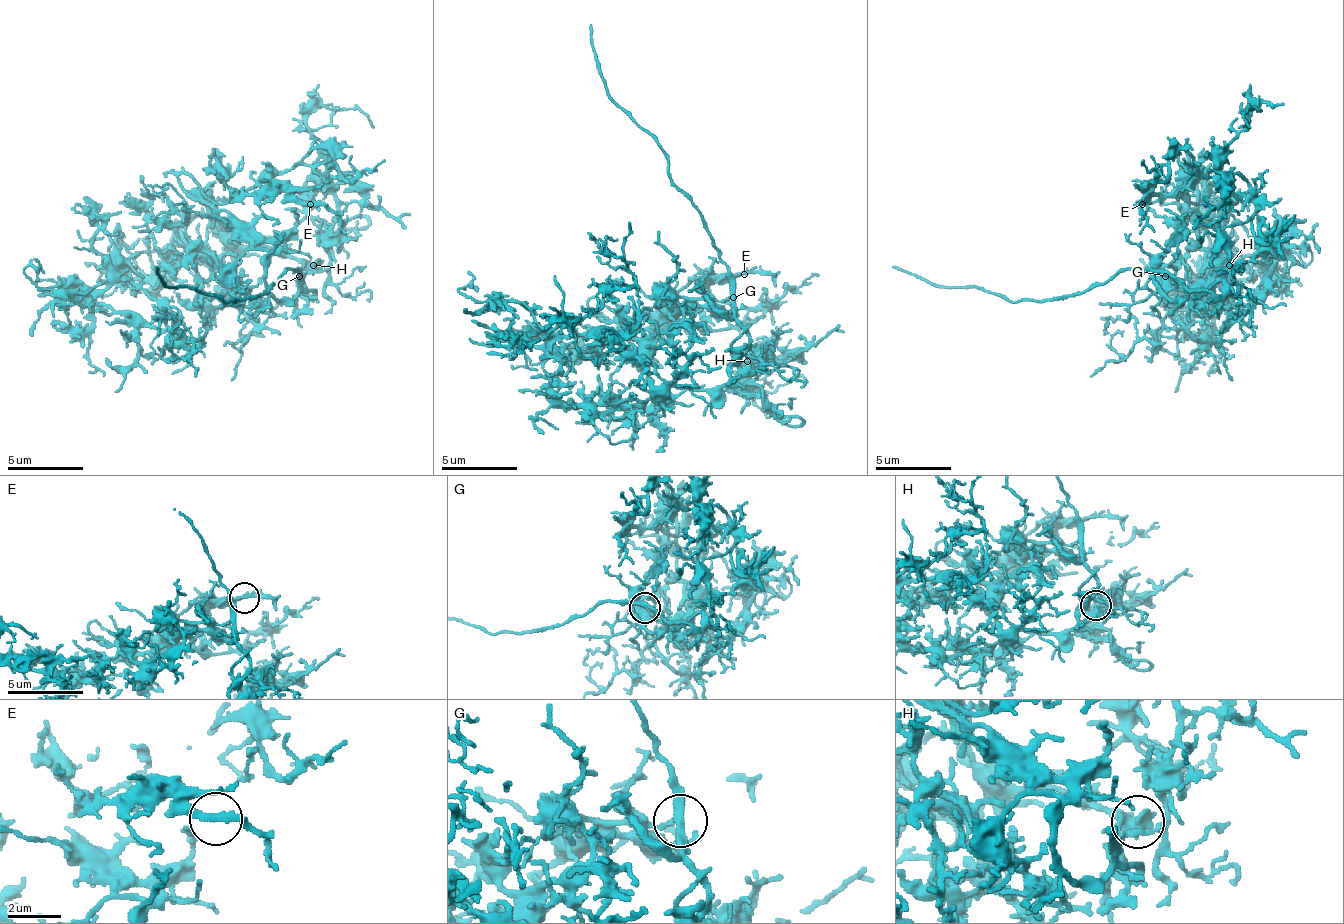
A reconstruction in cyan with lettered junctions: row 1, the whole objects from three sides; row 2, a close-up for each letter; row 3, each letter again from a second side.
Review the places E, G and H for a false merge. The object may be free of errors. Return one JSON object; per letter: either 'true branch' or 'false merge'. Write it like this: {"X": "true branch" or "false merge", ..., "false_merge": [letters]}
{"E": "true branch", "G": "true branch", "H": "true branch", "false_merge": []}

